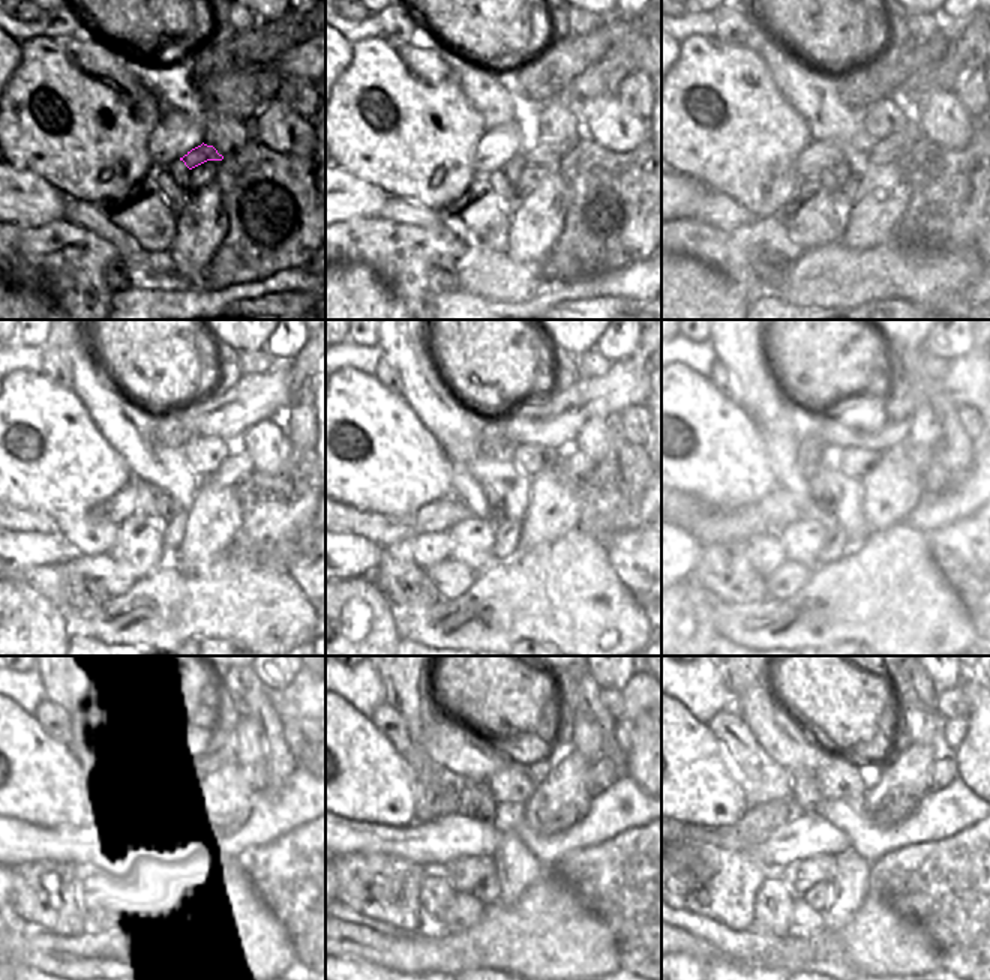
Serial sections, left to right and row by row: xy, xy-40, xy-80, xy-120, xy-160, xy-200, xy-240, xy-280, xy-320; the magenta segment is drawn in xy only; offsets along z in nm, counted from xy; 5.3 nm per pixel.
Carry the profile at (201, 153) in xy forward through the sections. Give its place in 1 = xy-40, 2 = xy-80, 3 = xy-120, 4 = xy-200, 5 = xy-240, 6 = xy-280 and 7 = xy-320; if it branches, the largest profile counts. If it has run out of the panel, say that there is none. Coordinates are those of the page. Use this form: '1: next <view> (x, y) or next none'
1: next xy-40 (537, 152)
2: next xy-80 (891, 147)
3: next xy-120 (239, 465)
4: next xy-200 (921, 456)
5: next xy-240 (257, 776)
6: next xy-280 (603, 773)
7: next xy-320 (944, 770)

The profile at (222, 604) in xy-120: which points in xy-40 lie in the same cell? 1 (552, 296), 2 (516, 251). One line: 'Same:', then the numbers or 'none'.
Same: none

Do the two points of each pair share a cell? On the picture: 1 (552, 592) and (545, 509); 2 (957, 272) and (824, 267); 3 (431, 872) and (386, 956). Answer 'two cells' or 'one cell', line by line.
1: two cells
2: one cell
3: two cells

